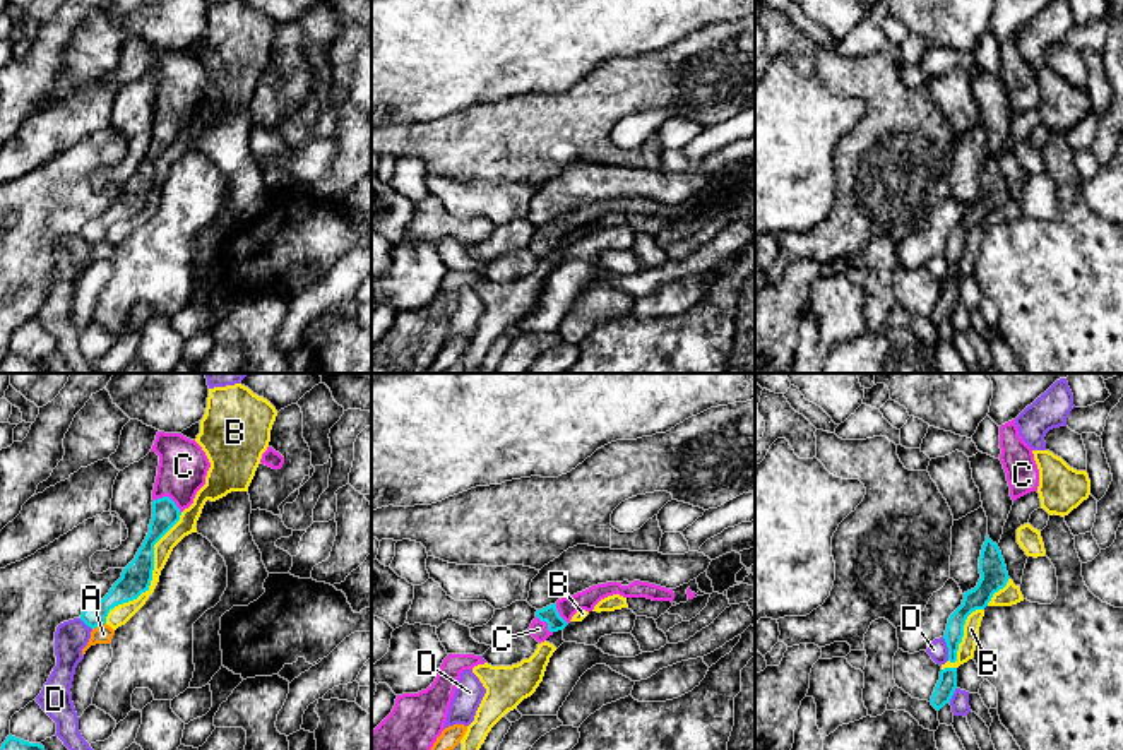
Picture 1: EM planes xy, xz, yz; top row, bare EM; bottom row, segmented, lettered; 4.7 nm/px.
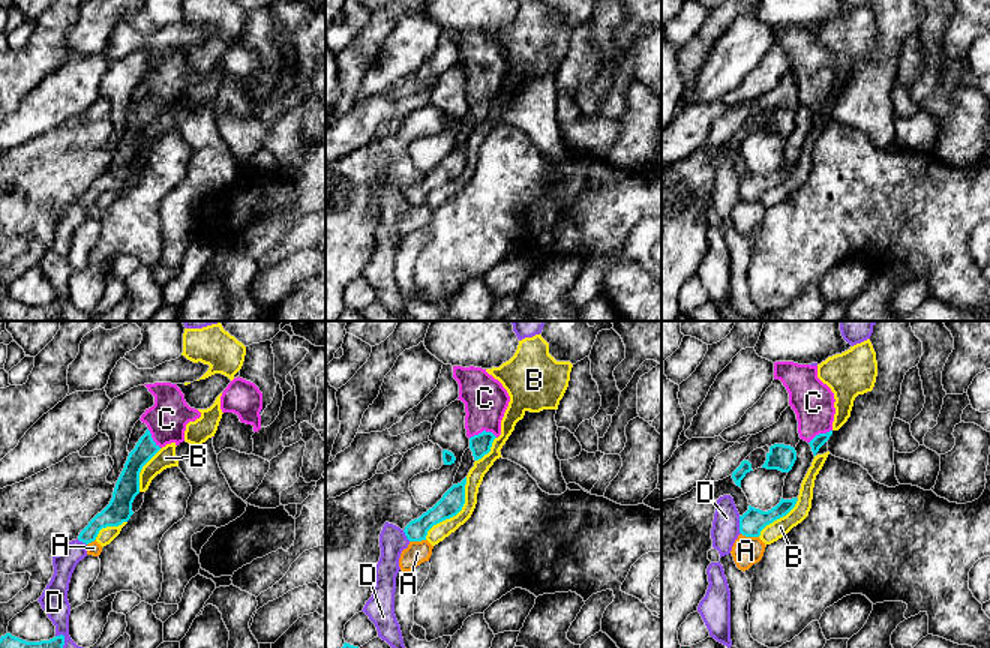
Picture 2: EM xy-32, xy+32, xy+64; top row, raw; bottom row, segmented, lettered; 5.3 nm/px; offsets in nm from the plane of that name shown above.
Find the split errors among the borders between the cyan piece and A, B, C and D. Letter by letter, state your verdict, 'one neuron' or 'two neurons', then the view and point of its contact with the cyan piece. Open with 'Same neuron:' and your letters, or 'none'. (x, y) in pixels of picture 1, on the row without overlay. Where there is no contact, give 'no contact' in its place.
Same neuron: C
A: two neurons | xy (98, 242)
B: two neurons | xy (151, 190)
C: one neuron | xy (170, 115)
D: two neurons | yz (949, 266)

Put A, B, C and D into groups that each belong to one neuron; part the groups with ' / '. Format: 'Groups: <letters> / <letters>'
Groups: A / B / C / D

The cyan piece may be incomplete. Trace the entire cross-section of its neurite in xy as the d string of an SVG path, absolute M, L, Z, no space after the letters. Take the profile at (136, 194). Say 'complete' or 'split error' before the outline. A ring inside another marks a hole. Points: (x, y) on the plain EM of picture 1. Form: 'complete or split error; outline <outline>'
split error; outline M157 48L151 68L159 72L152 106L152 135L149 149L135 175L123 185L122 193L98 219L89 221L80 236L96 245L106 240L108 229L149 207L154 187L154 161L180 137L205 101L211 79L202 63L181 50Z

